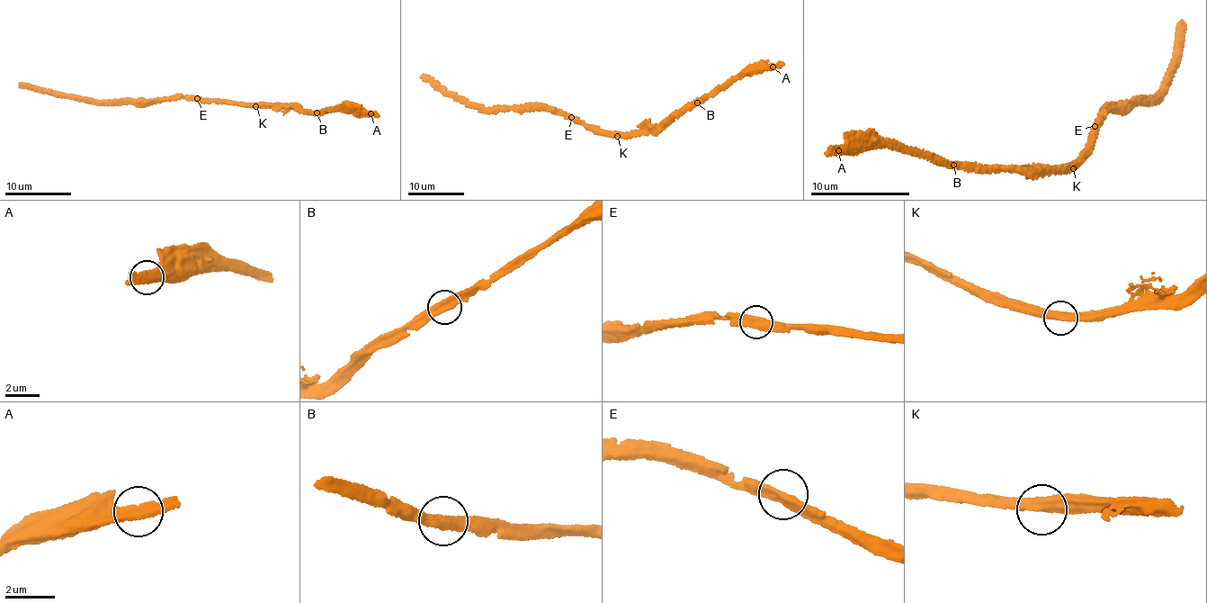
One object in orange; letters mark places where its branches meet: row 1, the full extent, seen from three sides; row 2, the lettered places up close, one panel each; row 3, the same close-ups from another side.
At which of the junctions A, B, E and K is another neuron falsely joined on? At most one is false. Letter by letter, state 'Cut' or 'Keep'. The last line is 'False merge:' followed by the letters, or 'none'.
A: Keep
B: Keep
E: Keep
K: Keep
False merge: none

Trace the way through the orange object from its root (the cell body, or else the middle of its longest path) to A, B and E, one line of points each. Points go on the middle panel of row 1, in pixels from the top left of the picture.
A: (605, 131), (630, 136), (653, 132), (670, 119), (680, 115), (741, 76), (773, 67)
B: (605, 131), (630, 136), (653, 132), (696, 103)
E: (605, 131), (585, 127), (571, 117)

